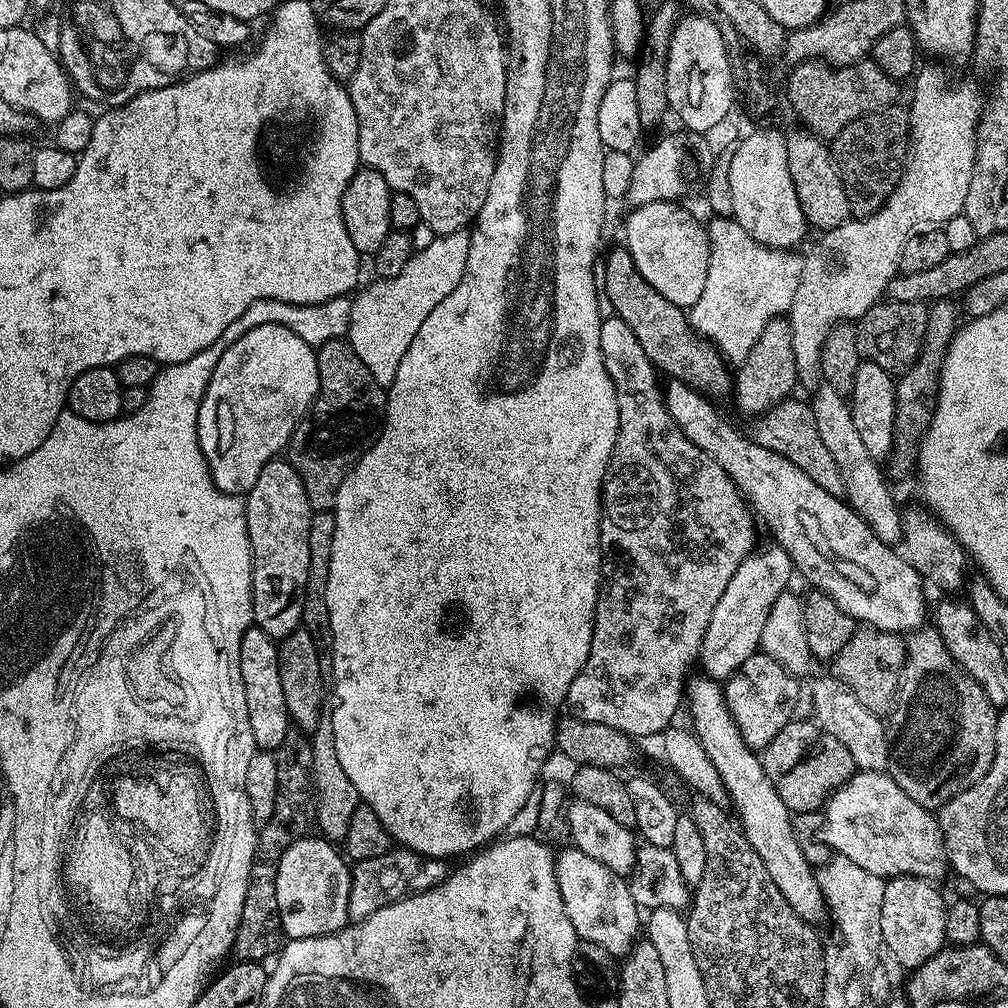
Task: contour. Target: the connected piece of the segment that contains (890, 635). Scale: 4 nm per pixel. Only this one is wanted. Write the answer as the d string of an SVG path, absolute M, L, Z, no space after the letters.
M861 631L834 661L834 676L843 681L874 715L884 718L896 704L900 692L900 675L906 672L906 640L895 632Z

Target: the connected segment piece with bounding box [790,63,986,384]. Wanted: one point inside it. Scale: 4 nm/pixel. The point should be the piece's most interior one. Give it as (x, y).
(848, 273)

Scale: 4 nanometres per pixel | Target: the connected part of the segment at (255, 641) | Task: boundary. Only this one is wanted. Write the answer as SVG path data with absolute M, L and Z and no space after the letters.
M250 626L242 638L239 666L243 670L242 682L246 690L247 712L250 714L250 726L254 730L257 749L278 750L284 744L286 734L290 730L290 717L285 690L282 687L277 641L261 628Z

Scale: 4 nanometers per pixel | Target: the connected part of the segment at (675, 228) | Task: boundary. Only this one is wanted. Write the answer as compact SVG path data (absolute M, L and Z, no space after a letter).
M649 200L642 208L632 213L624 224L624 236L628 253L636 261L636 267L644 275L644 280L664 298L670 298L679 308L690 310L702 298L706 290L708 271L712 262L712 247L708 244L708 229L692 212L683 208L683 203L670 200Z

